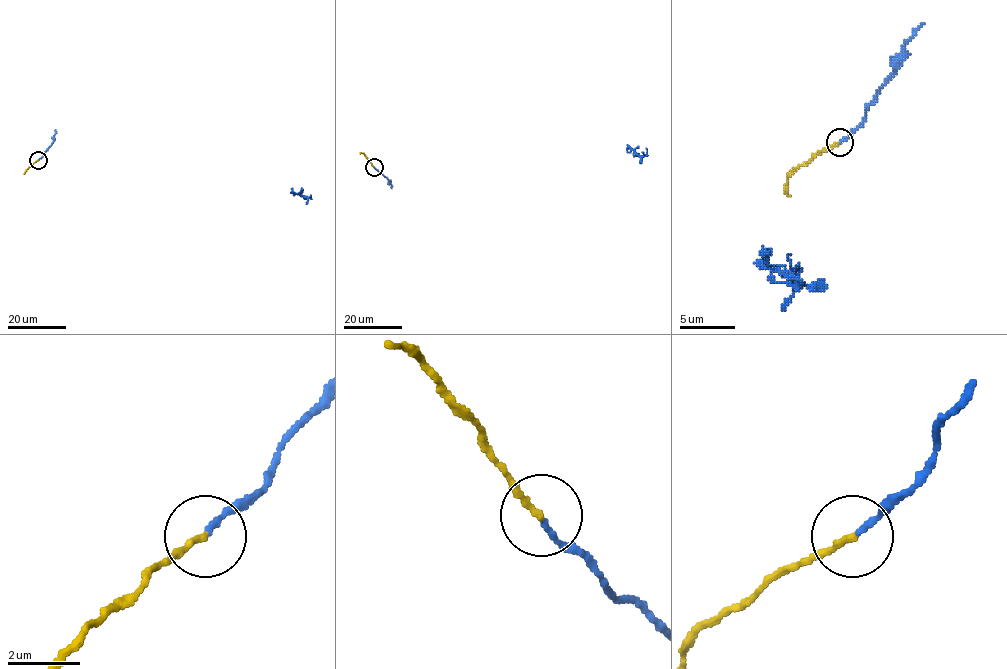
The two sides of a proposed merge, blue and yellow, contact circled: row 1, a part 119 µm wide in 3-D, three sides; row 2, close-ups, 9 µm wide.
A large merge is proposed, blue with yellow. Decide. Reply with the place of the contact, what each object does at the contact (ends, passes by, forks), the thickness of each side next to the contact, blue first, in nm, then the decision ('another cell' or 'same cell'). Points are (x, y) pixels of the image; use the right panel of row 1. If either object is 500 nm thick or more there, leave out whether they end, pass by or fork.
(840, 142) | blue ends | yellow ends | 150/170 nm | another cell

